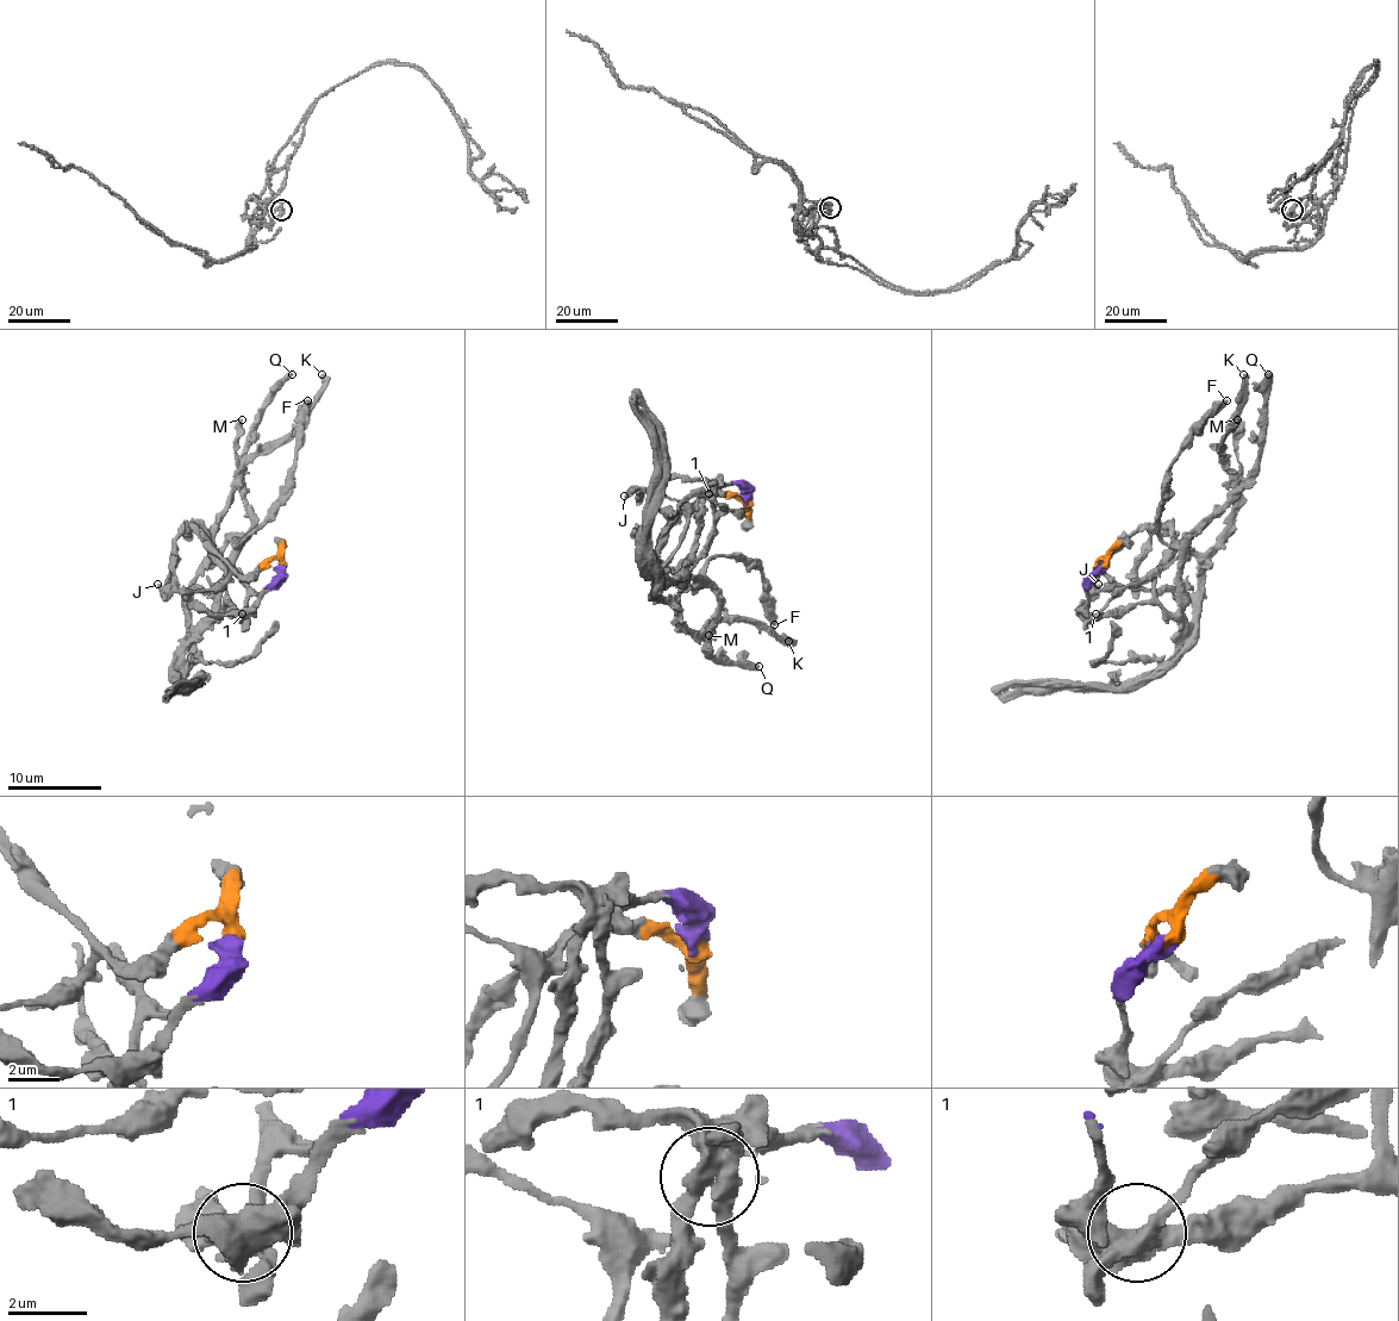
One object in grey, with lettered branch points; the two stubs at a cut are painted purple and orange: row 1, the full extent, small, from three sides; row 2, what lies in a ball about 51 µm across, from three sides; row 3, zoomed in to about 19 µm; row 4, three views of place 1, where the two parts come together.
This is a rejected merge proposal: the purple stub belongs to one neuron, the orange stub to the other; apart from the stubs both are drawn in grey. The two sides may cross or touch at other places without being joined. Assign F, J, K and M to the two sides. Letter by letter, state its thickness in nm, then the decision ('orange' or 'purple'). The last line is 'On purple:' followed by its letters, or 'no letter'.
F: 440 nm | purple
J: 360 nm | orange
K: 440 nm | orange
M: 480 nm | orange
On purple: F

